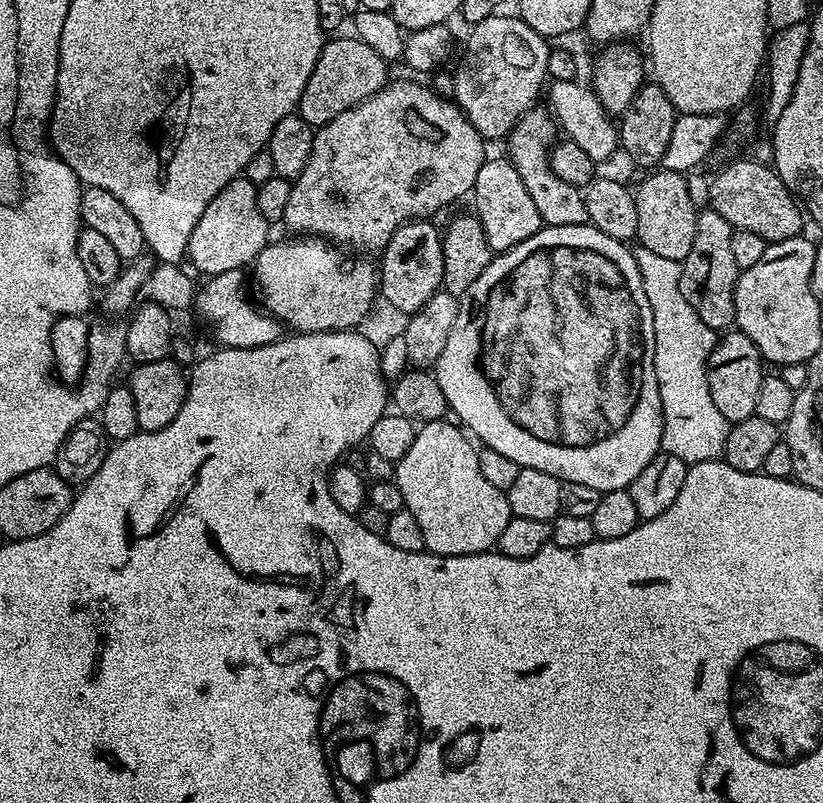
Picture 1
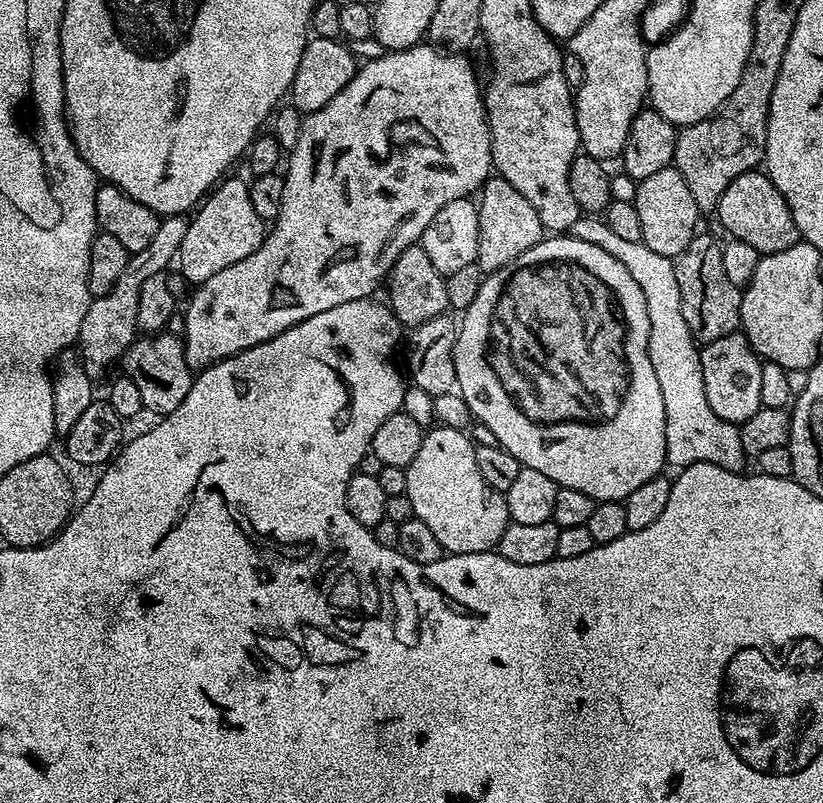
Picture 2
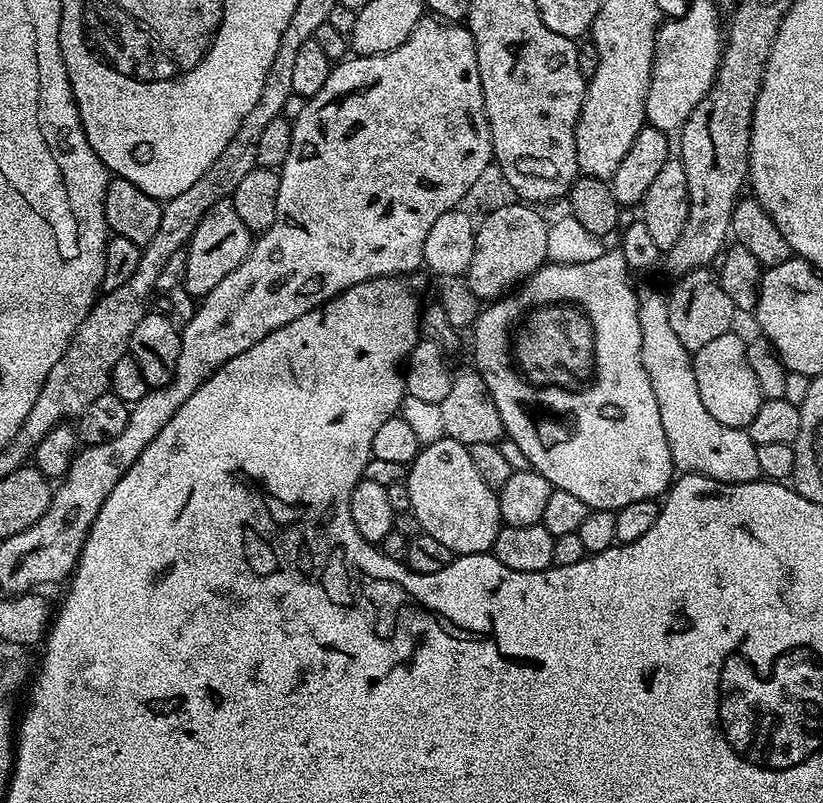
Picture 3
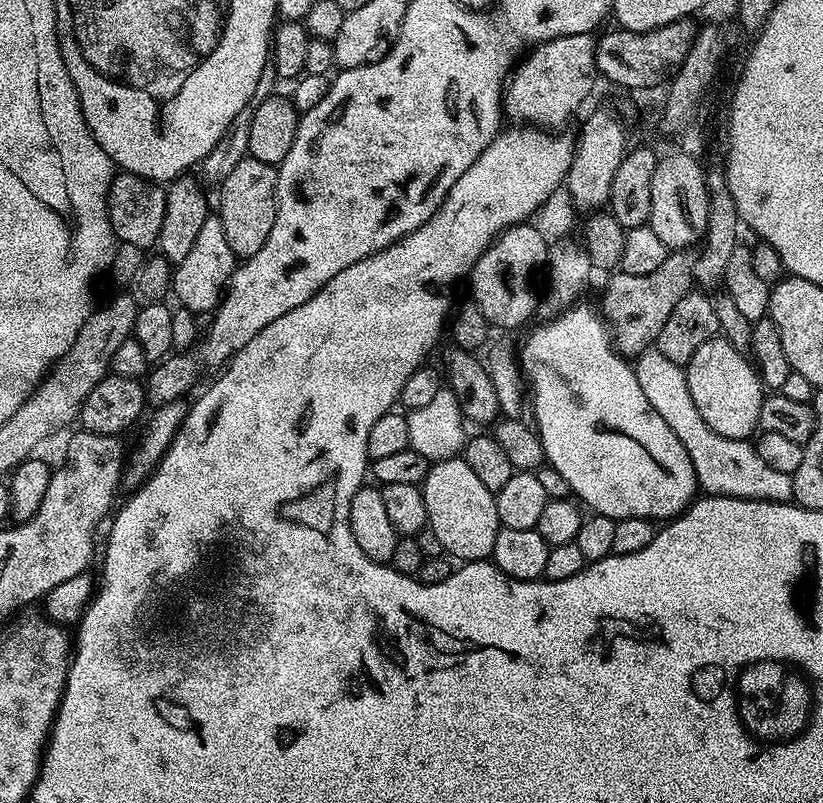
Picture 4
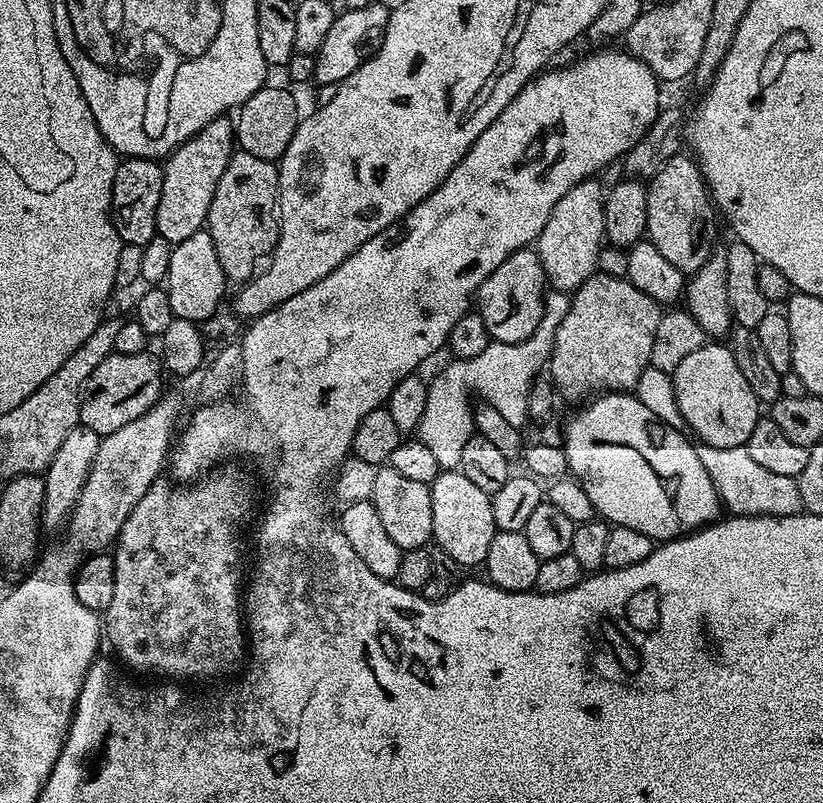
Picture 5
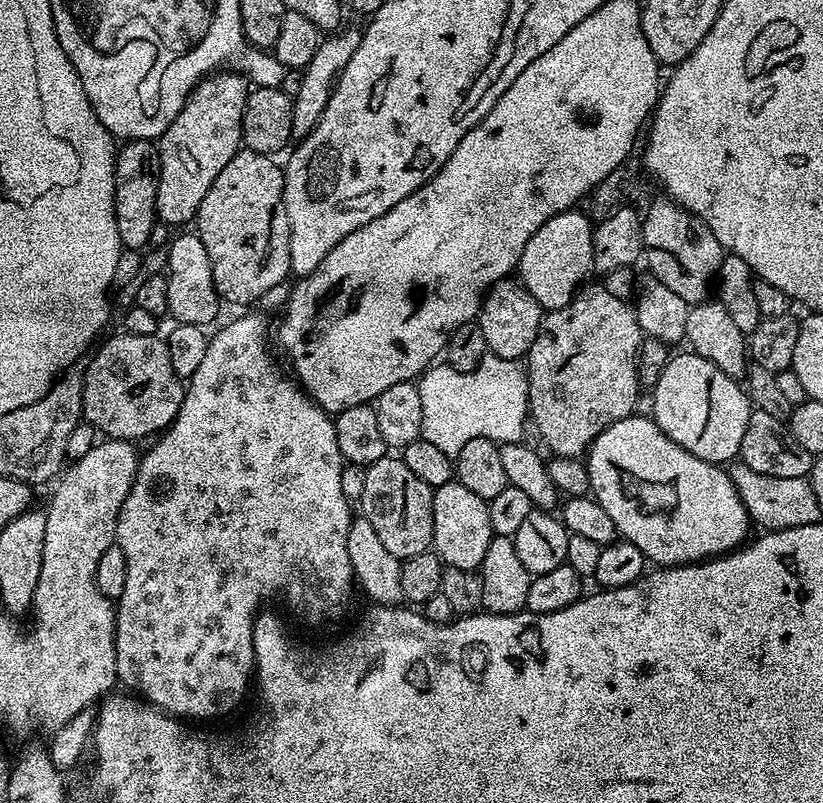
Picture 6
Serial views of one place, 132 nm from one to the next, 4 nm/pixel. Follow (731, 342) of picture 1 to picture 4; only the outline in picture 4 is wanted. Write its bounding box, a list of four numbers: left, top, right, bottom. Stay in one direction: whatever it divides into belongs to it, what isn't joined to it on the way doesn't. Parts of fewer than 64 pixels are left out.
[686,338,766,440]

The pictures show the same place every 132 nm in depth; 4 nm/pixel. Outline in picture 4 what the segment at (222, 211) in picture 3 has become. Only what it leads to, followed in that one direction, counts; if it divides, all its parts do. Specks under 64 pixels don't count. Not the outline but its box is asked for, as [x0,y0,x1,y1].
[171,214,238,313]

